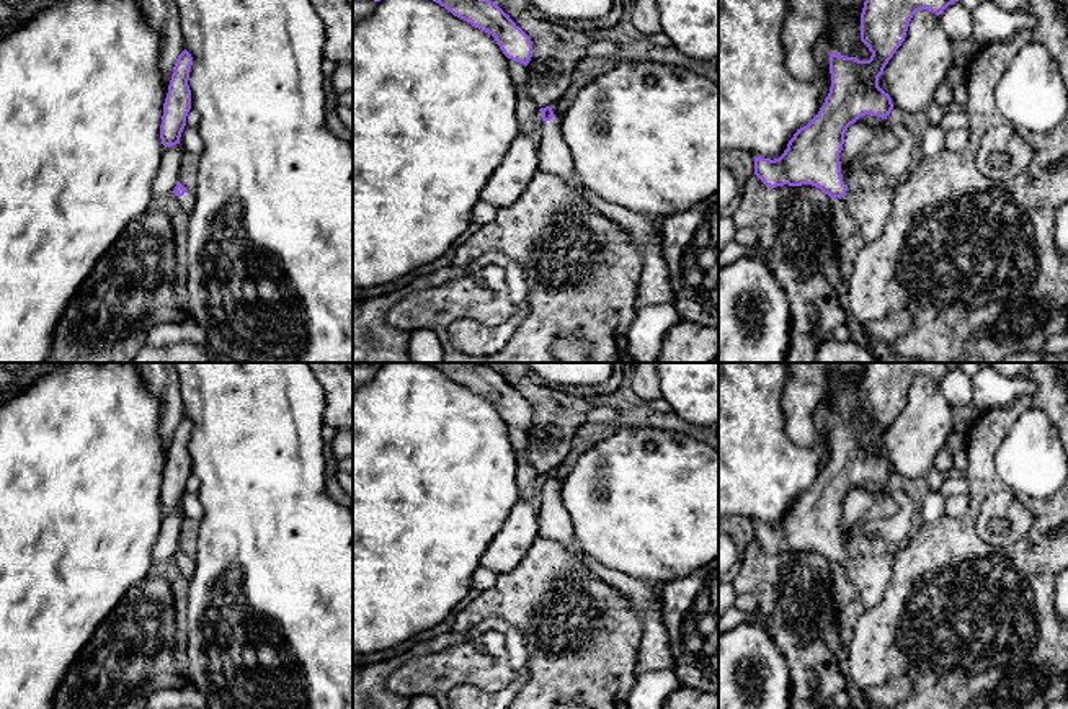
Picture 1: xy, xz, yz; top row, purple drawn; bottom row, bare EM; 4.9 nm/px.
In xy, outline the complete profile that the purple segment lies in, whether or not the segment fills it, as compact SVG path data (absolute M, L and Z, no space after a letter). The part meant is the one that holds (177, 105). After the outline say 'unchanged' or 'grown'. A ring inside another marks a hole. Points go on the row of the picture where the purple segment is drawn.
M185 49L175 62L168 93L163 103L160 139L165 147L180 144L181 132L186 126L186 116L191 109L191 90L188 85L191 65L193 57Z | unchanged

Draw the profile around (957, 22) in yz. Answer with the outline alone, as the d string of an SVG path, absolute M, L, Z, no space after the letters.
M960 2L949 5L939 15L939 20L952 42L960 39L972 39L973 15Z

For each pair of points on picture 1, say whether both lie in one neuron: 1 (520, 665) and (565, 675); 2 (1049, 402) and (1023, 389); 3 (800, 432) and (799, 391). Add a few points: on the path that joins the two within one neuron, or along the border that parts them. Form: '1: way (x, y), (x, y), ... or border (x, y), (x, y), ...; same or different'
1: border (520, 629), (528, 649), (528, 682), (518, 691); different
2: border (1036, 383), (1032, 394), (1018, 396), (998, 409); different
3: way (799, 422), (799, 401); same

